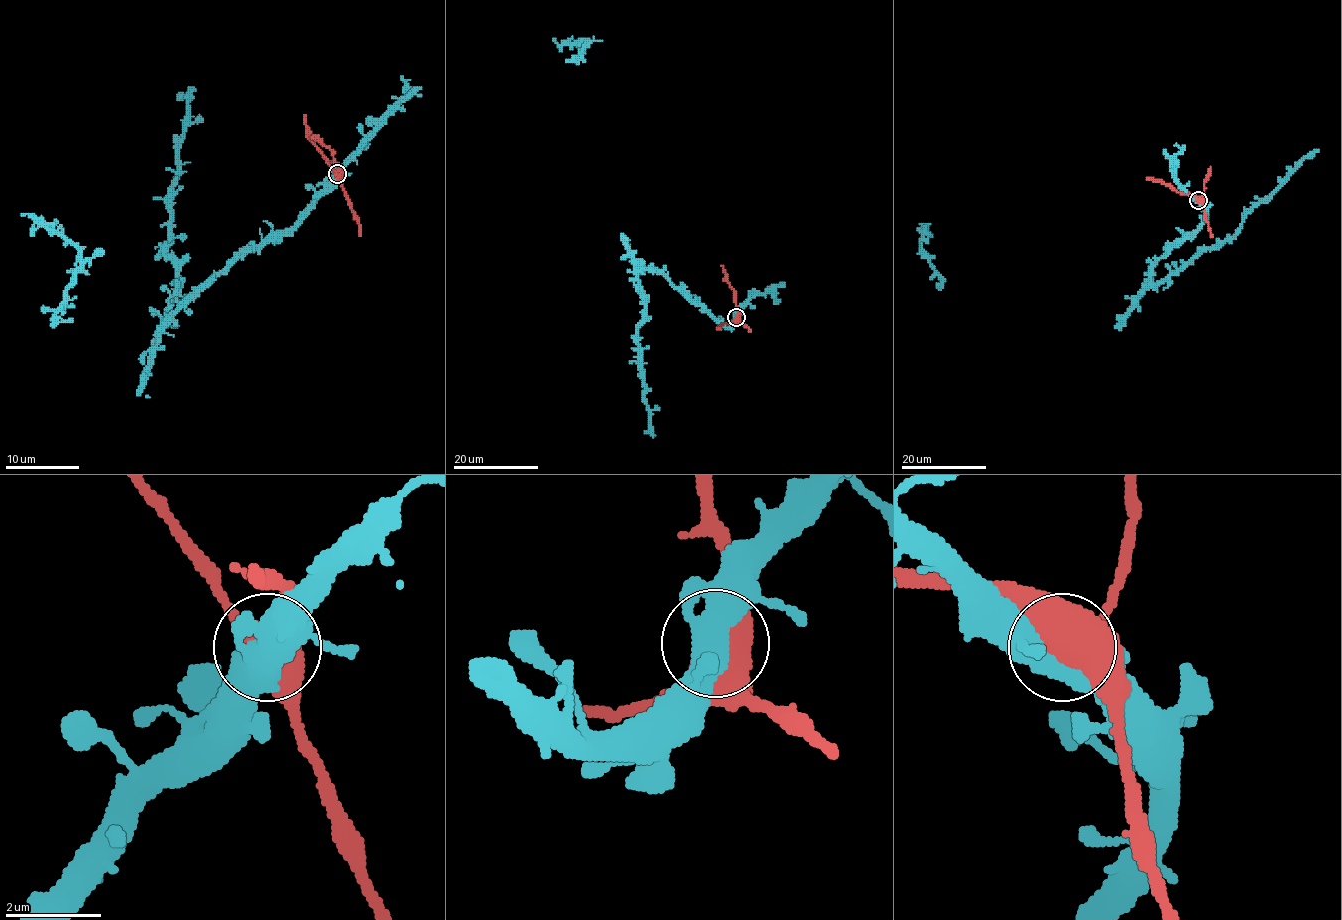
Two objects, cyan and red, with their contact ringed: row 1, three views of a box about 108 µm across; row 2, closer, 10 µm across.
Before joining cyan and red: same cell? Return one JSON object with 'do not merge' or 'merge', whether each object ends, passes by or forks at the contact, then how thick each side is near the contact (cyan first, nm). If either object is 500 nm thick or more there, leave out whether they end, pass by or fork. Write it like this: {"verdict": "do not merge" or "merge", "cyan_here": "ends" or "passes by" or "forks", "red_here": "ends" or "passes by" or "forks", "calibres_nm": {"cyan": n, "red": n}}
{"verdict": "do not merge", "calibres_nm": {"cyan": 600, "red": 600}}

